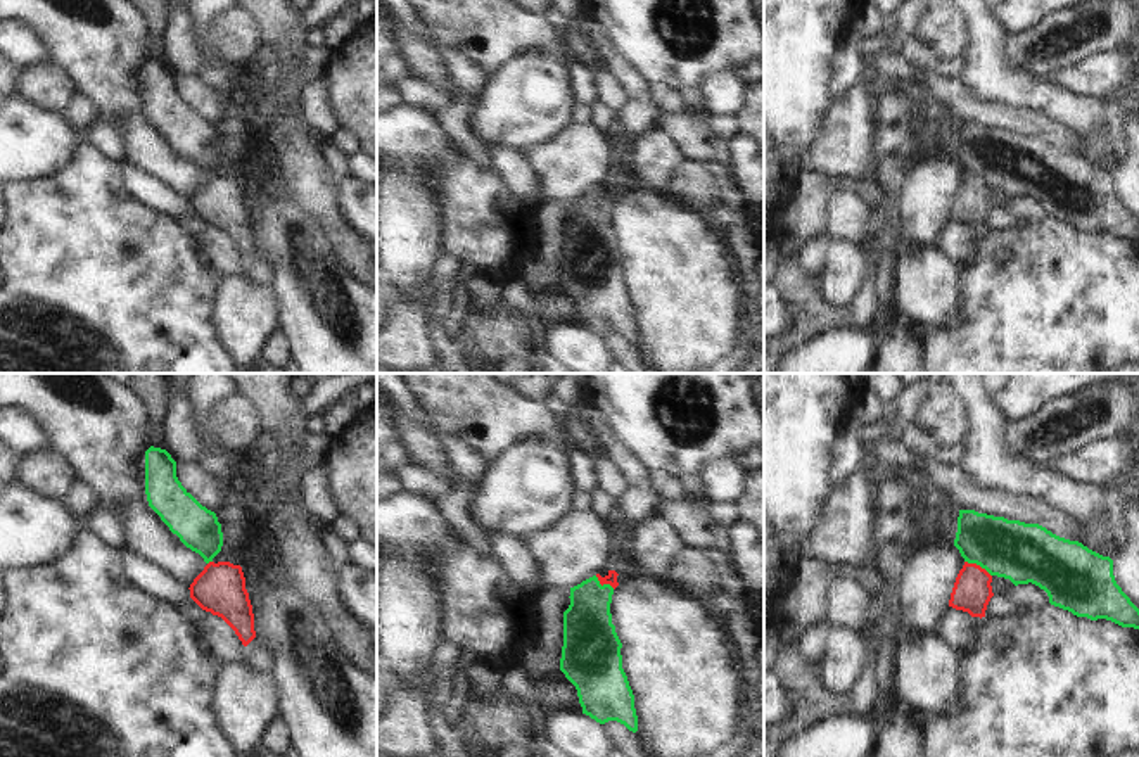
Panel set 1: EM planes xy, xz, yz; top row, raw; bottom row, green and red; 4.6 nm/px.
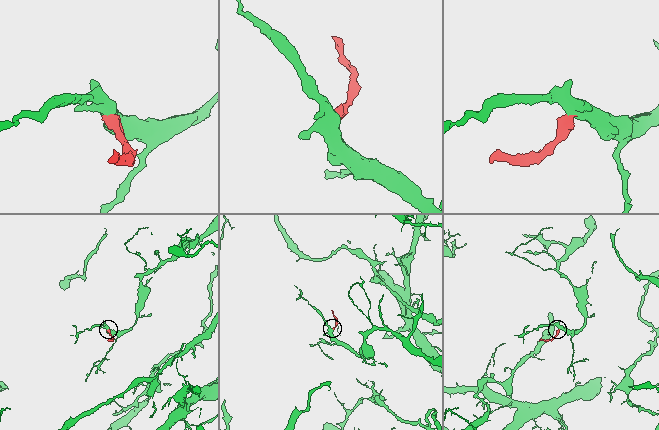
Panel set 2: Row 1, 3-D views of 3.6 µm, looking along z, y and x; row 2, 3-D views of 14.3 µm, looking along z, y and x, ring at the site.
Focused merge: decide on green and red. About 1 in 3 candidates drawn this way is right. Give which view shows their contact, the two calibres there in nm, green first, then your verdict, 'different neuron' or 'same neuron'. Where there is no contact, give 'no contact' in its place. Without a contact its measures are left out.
contact in yz; calibres 280 and 180 nm; different neuron

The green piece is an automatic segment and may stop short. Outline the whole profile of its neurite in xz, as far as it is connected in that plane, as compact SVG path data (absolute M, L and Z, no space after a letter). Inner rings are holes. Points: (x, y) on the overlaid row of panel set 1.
M596 576L570 588L570 605L563 612L560 671L576 686L582 714L600 724L617 721L636 733L638 716L634 709L634 695L622 669L622 643L612 624L612 595L614 588L610 584L601 586Z

